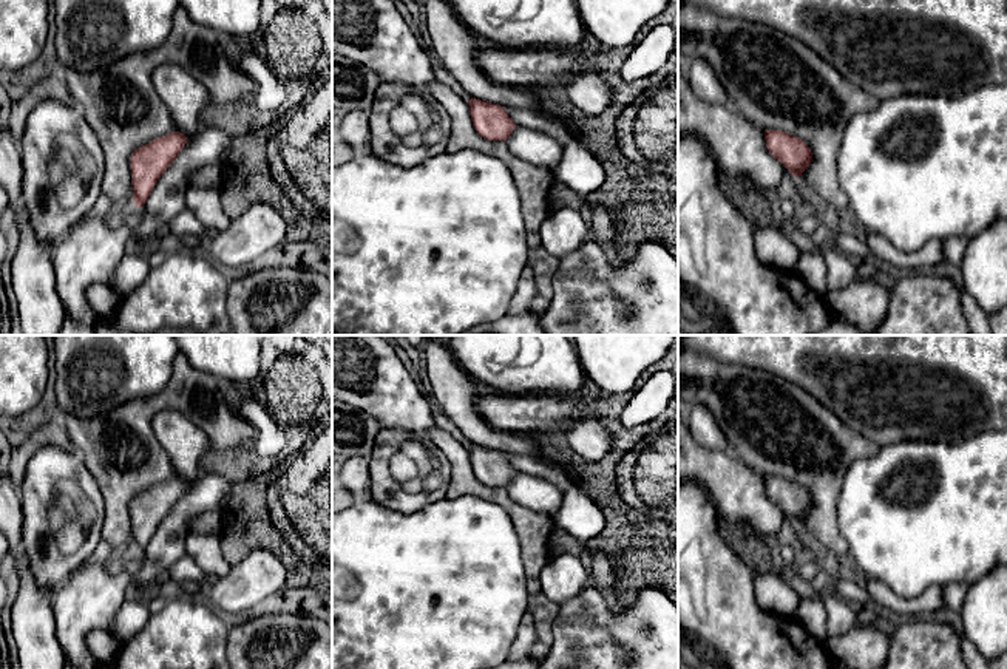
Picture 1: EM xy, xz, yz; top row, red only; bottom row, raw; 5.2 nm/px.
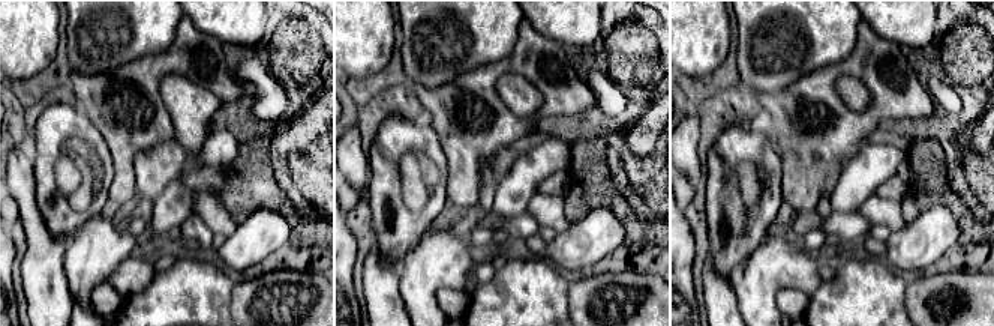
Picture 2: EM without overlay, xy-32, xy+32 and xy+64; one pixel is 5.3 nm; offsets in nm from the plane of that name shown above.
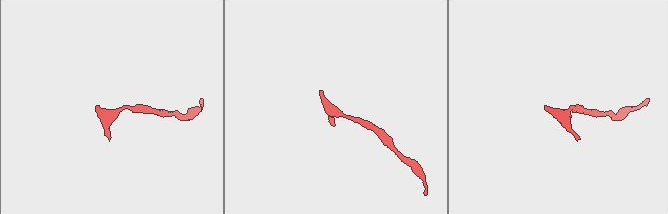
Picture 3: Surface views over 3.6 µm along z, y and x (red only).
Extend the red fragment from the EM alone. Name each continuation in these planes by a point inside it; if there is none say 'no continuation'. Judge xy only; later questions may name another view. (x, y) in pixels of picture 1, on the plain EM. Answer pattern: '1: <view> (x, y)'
no continuation

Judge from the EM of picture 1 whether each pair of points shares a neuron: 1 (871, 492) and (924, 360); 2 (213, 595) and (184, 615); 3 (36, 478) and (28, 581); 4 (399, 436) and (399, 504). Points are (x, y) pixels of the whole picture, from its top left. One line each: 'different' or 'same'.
1: different
2: different
3: different
4: same

